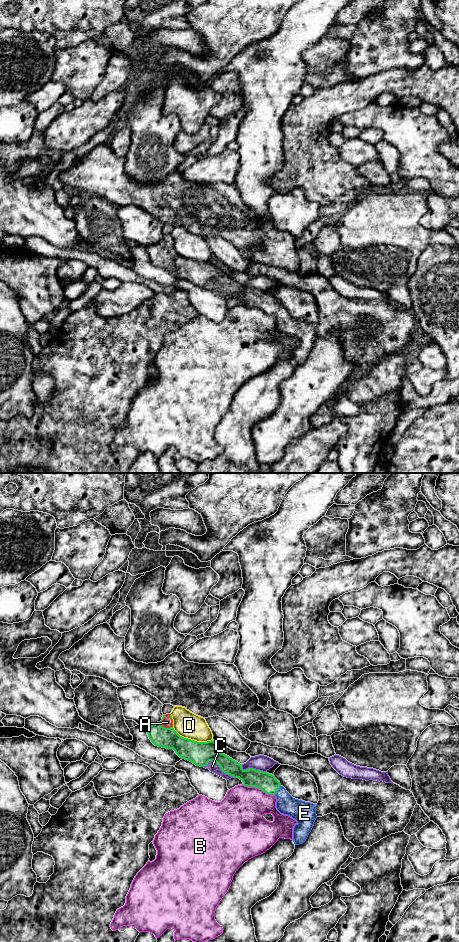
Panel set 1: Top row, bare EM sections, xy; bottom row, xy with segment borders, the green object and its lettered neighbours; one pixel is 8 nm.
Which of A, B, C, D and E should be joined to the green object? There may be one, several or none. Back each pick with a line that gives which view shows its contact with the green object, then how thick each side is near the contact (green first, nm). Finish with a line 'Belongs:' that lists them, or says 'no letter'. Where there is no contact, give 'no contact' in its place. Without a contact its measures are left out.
A: xy | 170/90 nm
E: xy | 150/160 nm
Belongs: A, E

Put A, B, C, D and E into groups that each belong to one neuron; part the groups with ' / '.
A E / B / C / D

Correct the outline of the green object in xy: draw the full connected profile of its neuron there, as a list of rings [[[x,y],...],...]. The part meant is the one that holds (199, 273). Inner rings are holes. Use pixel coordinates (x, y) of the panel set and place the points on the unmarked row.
[[[171,234],[163,235],[160,242],[145,249],[155,266],[173,269],[180,278],[196,286],[204,287],[209,281],[214,281],[222,292],[239,298],[243,302],[242,305],[259,308],[266,314],[275,315],[277,330],[297,341],[293,348],[294,364],[299,365],[306,361],[317,338],[317,324],[293,318],[272,294],[253,288],[243,290],[242,284],[219,271],[219,265],[214,260],[197,262],[180,256],[173,248]]]

